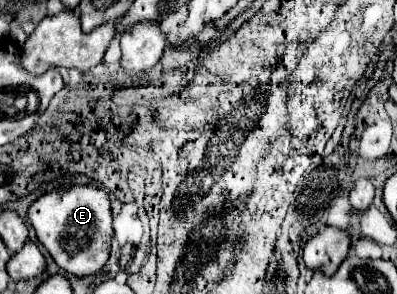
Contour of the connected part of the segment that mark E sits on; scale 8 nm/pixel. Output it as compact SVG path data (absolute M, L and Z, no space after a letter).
M70 187L62 193L46 193L36 199L28 211L38 241L48 249L58 267L76 277L98 273L110 255L112 213L108 195L102 189Z

